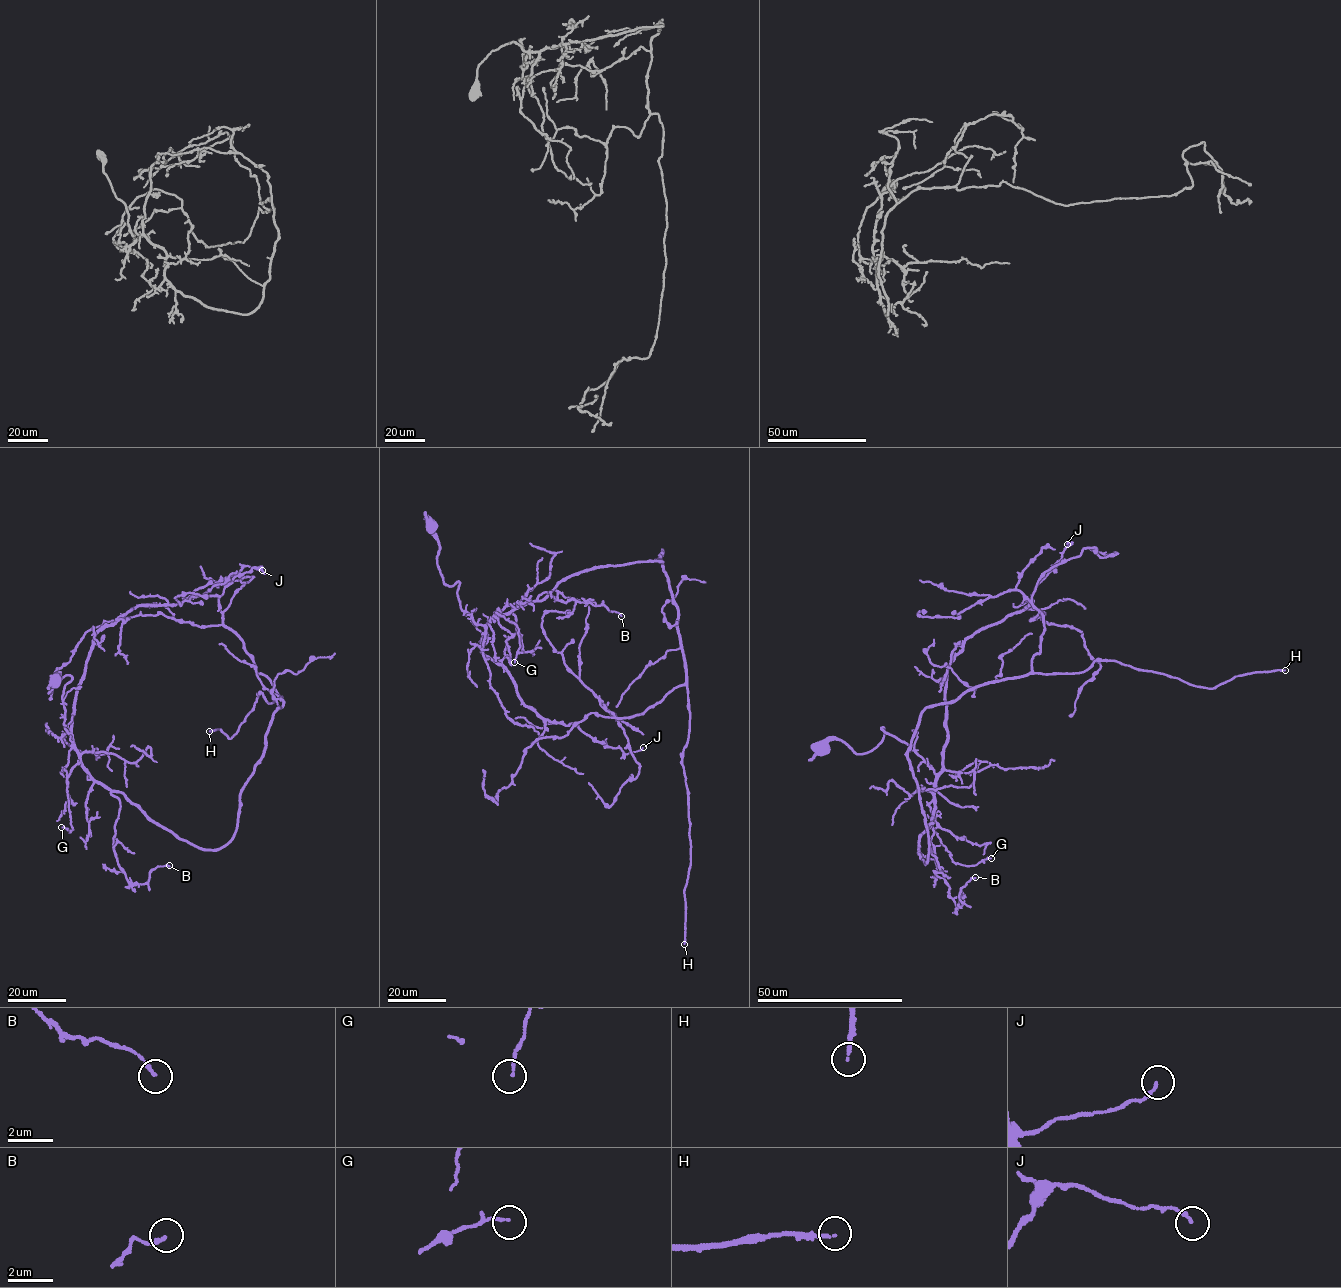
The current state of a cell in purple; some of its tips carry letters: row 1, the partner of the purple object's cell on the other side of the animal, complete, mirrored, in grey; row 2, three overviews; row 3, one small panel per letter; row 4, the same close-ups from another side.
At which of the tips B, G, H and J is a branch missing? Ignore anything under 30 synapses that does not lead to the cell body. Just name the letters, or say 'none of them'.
H

